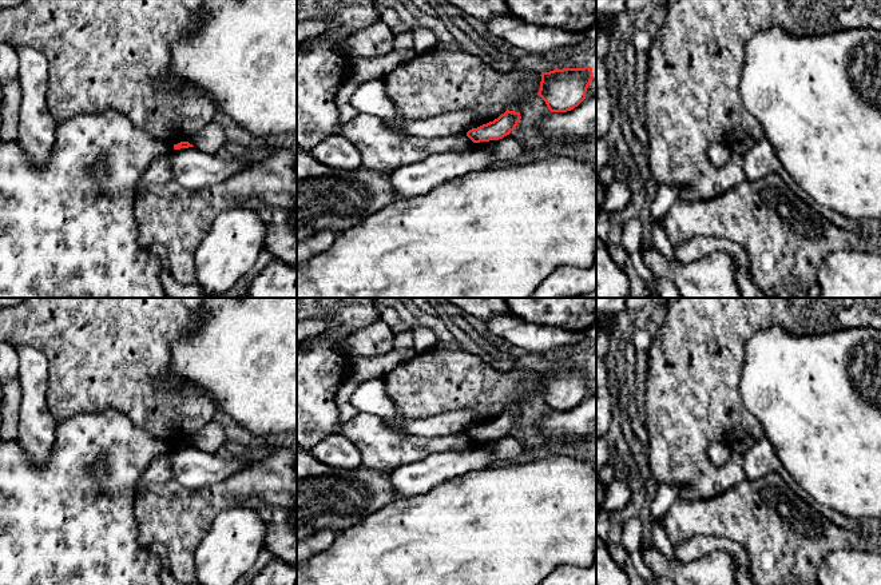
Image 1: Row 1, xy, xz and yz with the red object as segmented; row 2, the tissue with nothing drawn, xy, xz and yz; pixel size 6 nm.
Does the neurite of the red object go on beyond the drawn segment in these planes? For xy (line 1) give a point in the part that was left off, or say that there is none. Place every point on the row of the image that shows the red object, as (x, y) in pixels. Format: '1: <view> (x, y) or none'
1: none

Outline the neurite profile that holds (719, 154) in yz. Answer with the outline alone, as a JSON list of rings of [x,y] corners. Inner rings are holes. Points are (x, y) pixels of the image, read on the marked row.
[[[713,143],[707,150],[707,155],[714,166],[722,167],[730,160],[733,151],[726,143]]]

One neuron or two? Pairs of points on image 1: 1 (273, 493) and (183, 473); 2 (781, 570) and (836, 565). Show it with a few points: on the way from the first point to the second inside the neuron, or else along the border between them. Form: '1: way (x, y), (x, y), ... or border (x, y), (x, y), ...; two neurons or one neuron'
1: border (247, 464), (218, 482), (190, 489); two neurons
2: border (845, 549), (832, 550), (816, 570); two neurons

